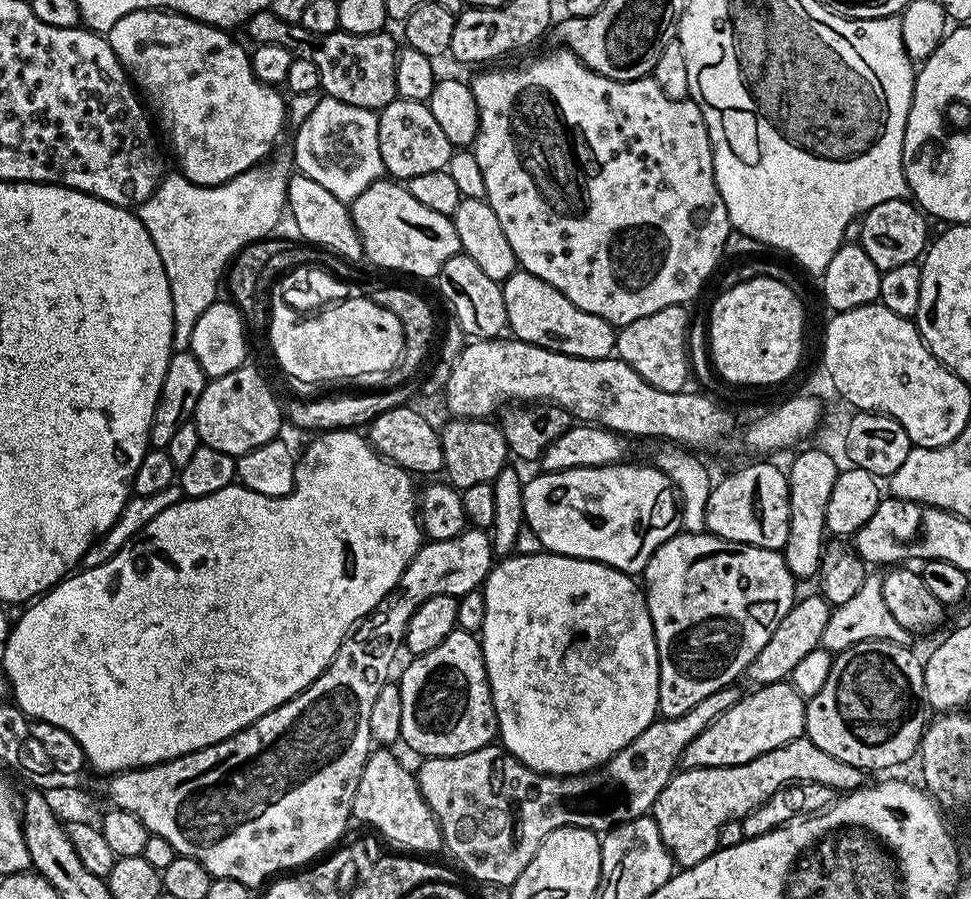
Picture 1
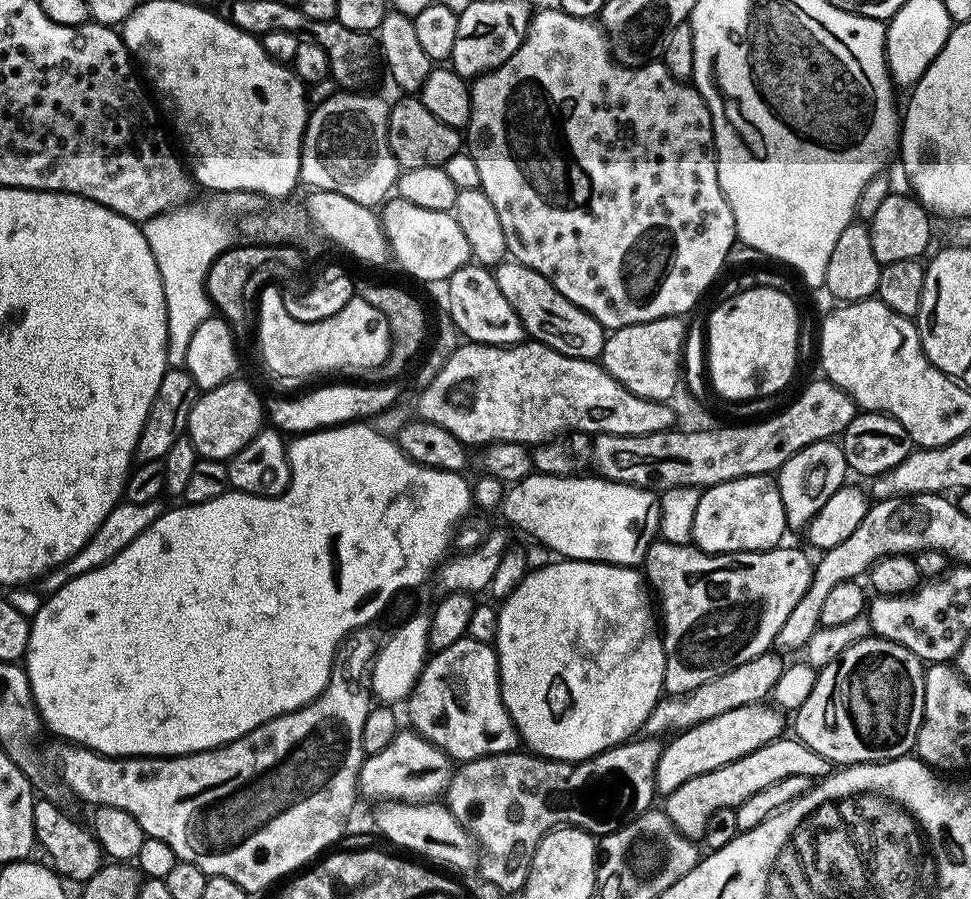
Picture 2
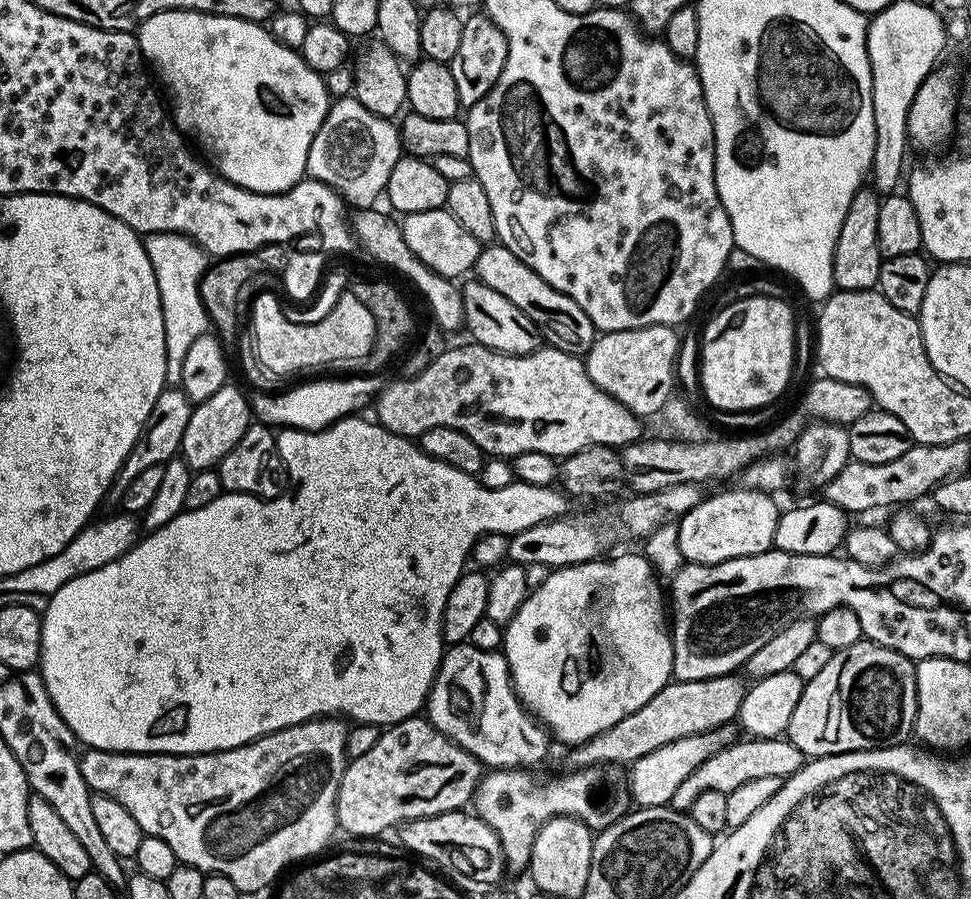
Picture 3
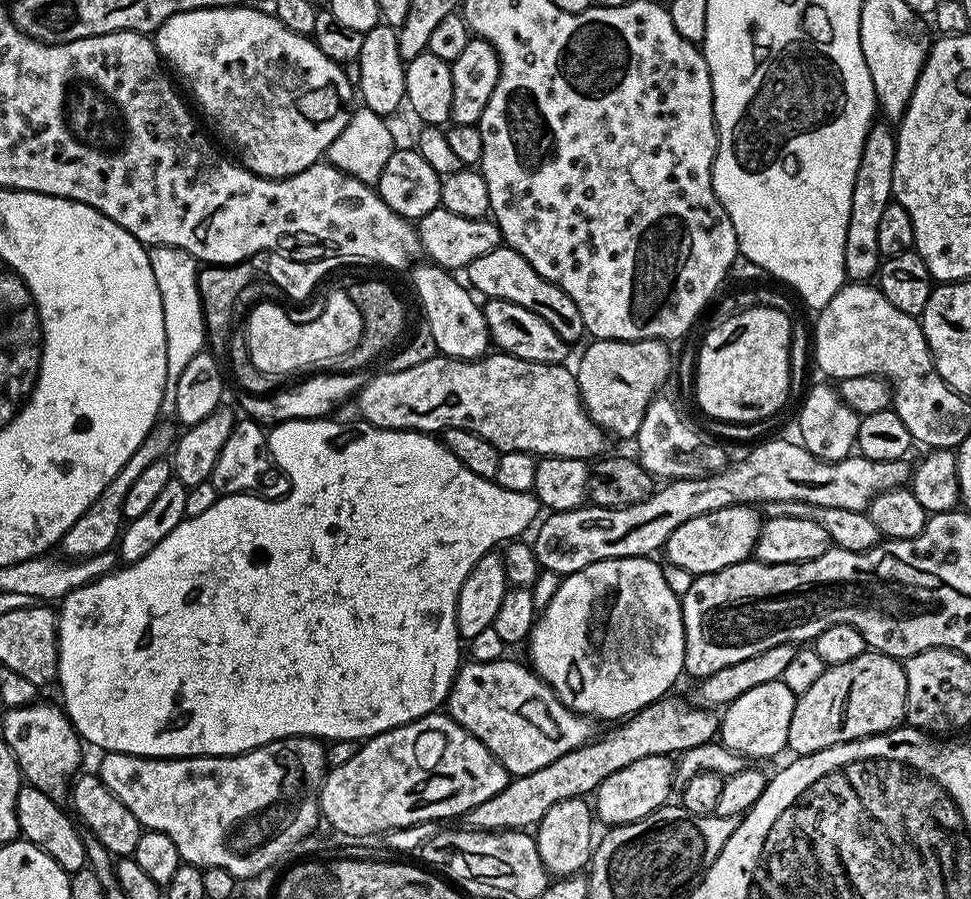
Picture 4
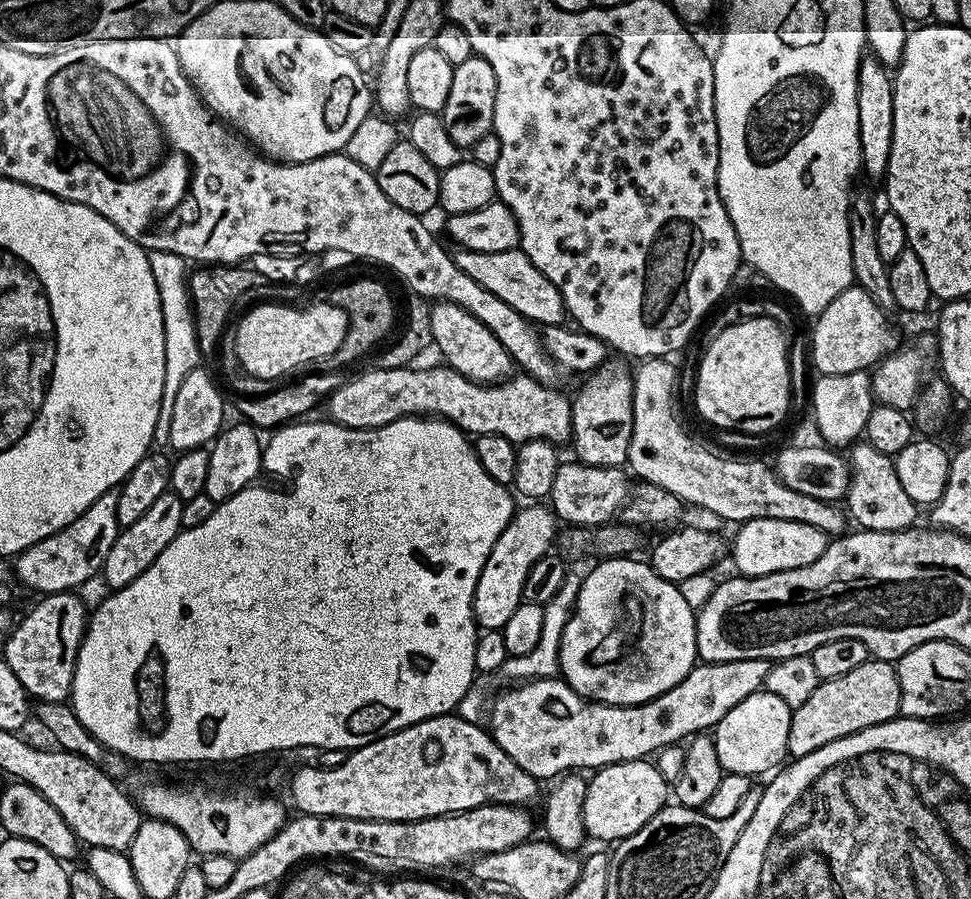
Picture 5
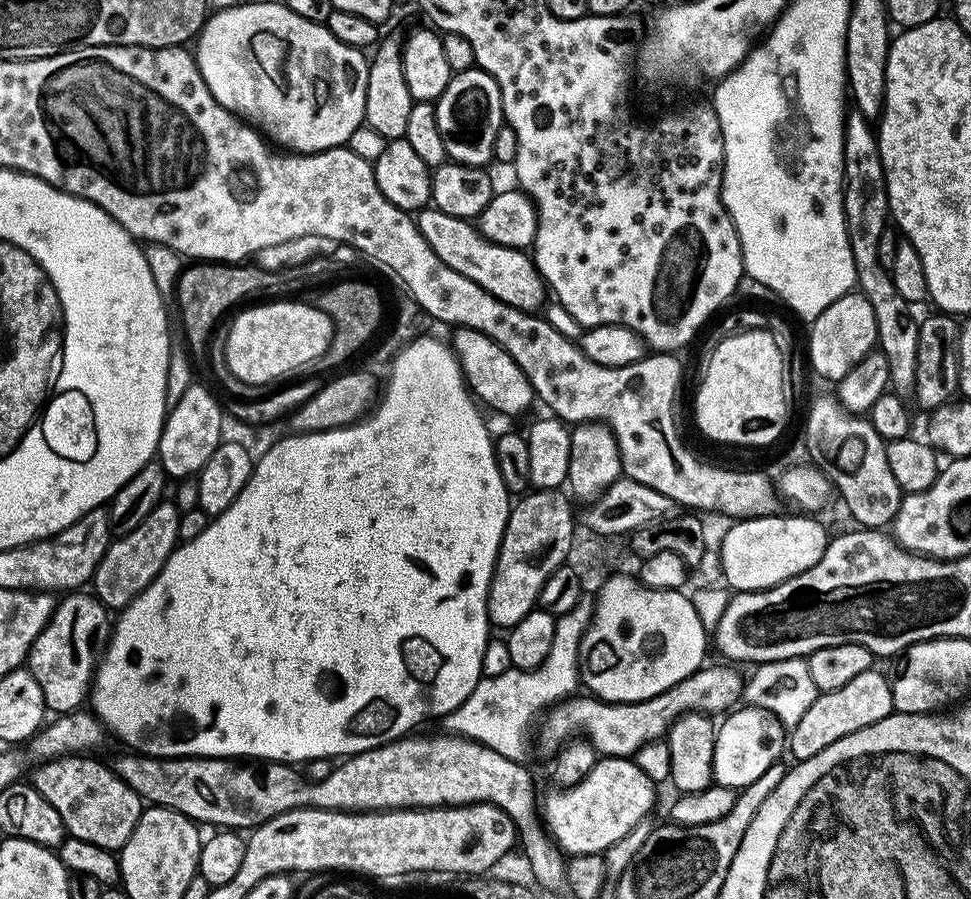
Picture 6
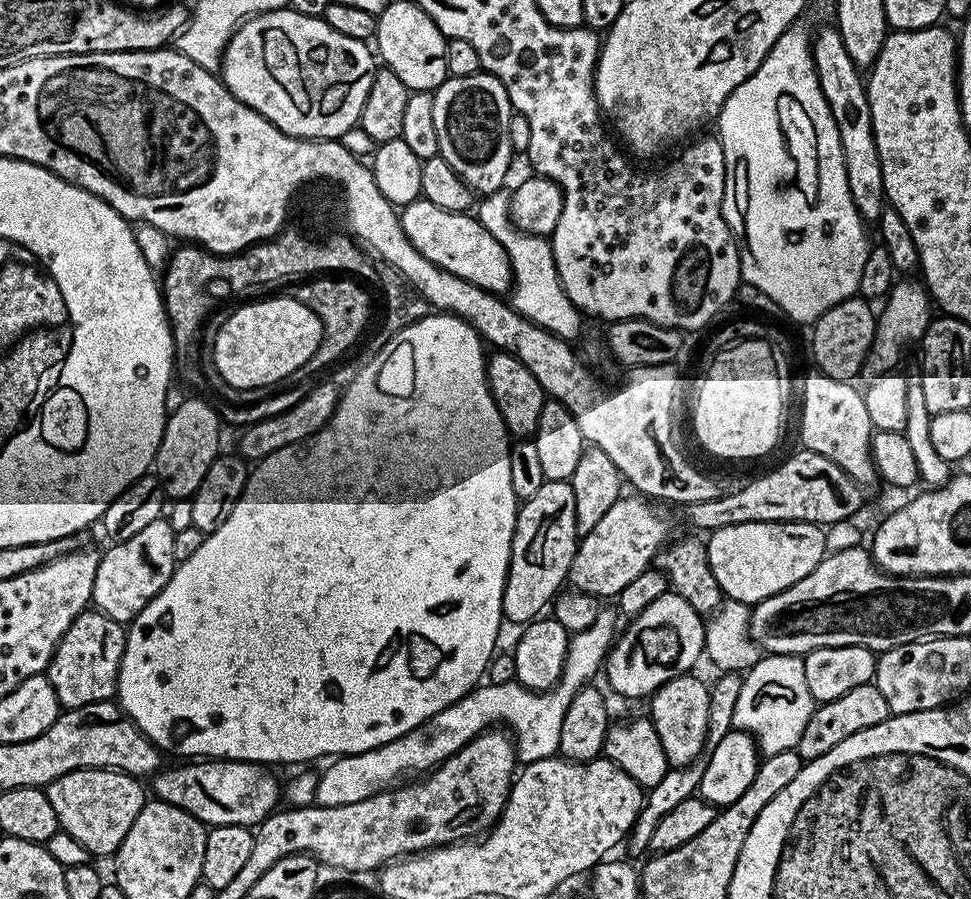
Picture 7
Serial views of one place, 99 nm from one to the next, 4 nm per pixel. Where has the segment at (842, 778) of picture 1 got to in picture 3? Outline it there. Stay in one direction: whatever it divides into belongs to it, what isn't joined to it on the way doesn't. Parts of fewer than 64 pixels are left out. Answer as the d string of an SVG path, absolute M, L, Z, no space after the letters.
M740 738L718 754L706 758L706 762L702 762L702 766L698 766L698 770L694 770L694 774L690 774L690 778L686 778L686 782L682 782L678 790L674 790L671 807L677 808L679 812L688 812L698 797L706 794L706 790L730 793L742 786L742 782L750 782L750 778L787 778L793 776L805 763L804 752L786 738Z

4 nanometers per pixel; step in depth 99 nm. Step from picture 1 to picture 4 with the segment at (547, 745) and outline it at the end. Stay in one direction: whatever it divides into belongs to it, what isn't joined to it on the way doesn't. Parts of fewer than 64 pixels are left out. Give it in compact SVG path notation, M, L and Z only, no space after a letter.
M627 556L626 558L618 558L617 560L603 560L602 562L594 562L590 566L580 568L577 570L577 572L567 573L567 575L561 579L560 585L557 588L557 592L552 598L550 598L549 604L544 607L544 609L542 609L539 615L537 615L536 624L534 627L532 627L532 634L526 641L526 649L528 648L529 656L527 659L530 661L531 667L534 669L536 675L541 676L541 678L543 678L543 680L552 687L554 694L572 712L579 712L581 716L595 718L597 721L600 719L612 720L611 722L620 722L629 716L635 716L636 713L641 712L641 710L644 709L647 704L654 704L665 699L665 697L671 693L668 691L670 691L671 688L675 686L676 679L678 679L679 676L682 676L682 673L684 672L684 619L682 618L682 610L680 609L681 597L676 596L674 594L674 590L670 590L670 585L666 582L666 578L664 577L663 567L661 567L659 563L656 565L654 561L655 559L646 556Z

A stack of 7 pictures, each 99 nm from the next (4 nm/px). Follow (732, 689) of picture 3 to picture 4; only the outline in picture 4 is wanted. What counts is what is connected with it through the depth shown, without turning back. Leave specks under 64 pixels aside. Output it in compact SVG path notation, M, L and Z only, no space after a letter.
M665 698L657 703L647 704L635 716L627 717L626 722L617 723L613 727L616 729L613 732L606 733L601 740L599 738L589 740L581 748L570 750L570 754L562 754L562 758L554 758L554 762L550 762L550 766L542 766L542 770L534 770L534 774L509 779L505 788L498 794L494 794L494 798L486 798L486 802L474 806L467 812L467 827L481 832L531 829L533 826L539 825L540 819L546 814L546 810L550 810L550 806L575 796L581 798L591 797L602 781L610 778L610 774L630 766L630 762L638 762L642 758L650 758L651 756L671 757L673 754L690 750L694 746L711 744L717 739L718 716L715 711L693 706L691 703L688 705L684 700L672 699Z

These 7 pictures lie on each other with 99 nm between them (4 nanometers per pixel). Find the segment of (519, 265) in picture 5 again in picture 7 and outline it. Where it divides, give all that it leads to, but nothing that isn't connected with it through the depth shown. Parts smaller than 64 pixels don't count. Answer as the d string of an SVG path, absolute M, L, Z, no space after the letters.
M423 198L403 205L398 215L402 230L406 238L410 238L414 250L418 250L422 258L434 262L434 266L487 292L504 294L512 288L512 268L506 250L475 215L442 210L442 206L434 206L434 202Z

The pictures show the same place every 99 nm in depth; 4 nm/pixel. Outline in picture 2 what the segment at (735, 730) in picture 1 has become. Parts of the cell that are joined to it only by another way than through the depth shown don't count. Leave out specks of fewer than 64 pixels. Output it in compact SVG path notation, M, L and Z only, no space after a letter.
M768 702L751 704L750 706L738 706L738 710L726 710L726 714L718 714L718 718L710 718L706 722L696 724L692 728L685 728L683 732L677 732L671 737L669 744L665 743L660 750L658 766L656 767L657 793L667 794L678 790L682 782L690 778L698 778L698 774L706 774L715 768L726 766L762 746L766 746L771 740L781 739L784 728L785 713L781 709Z

